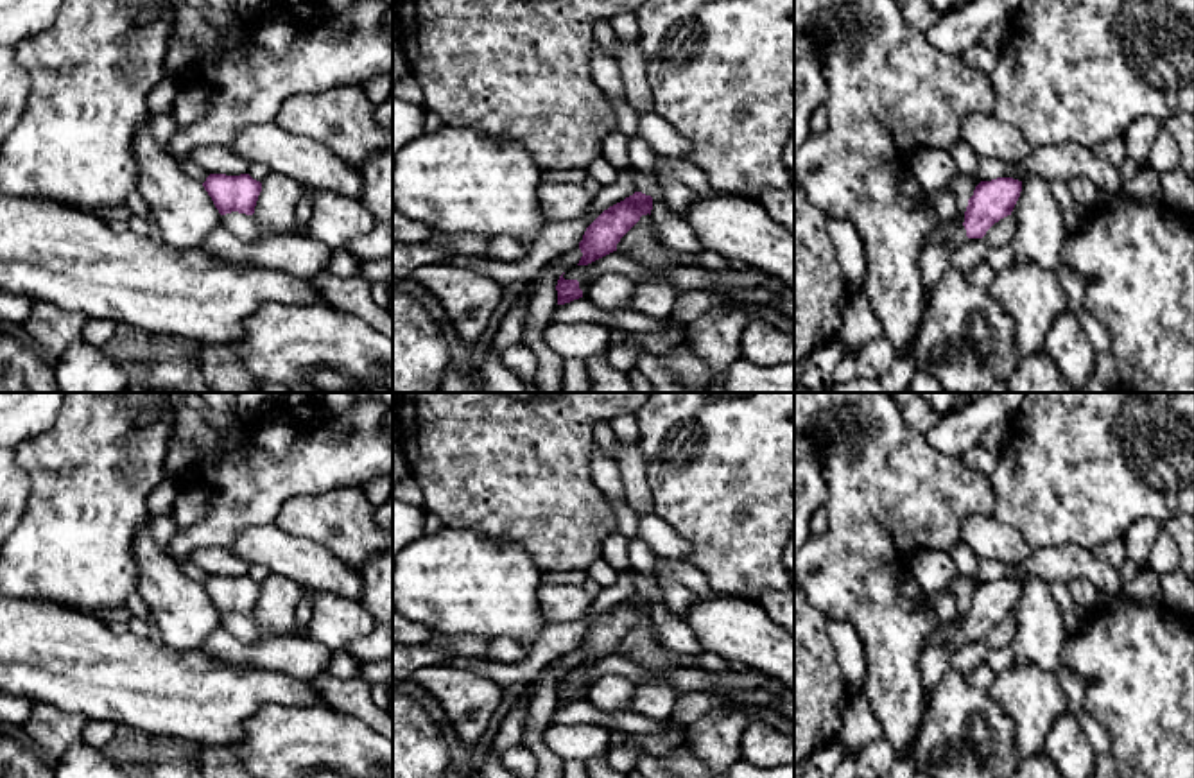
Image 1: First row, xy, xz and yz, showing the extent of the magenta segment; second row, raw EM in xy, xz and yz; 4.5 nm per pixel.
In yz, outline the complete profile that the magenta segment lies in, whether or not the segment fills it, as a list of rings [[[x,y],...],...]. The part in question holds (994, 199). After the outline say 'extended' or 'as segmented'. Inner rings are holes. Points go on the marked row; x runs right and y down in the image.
[[[1013,177],[981,181],[968,199],[963,226],[943,240],[923,247],[920,265],[925,314],[939,278],[950,267],[952,249],[966,238],[982,238],[995,222],[1011,215],[1020,192],[1022,181]]]; extended

